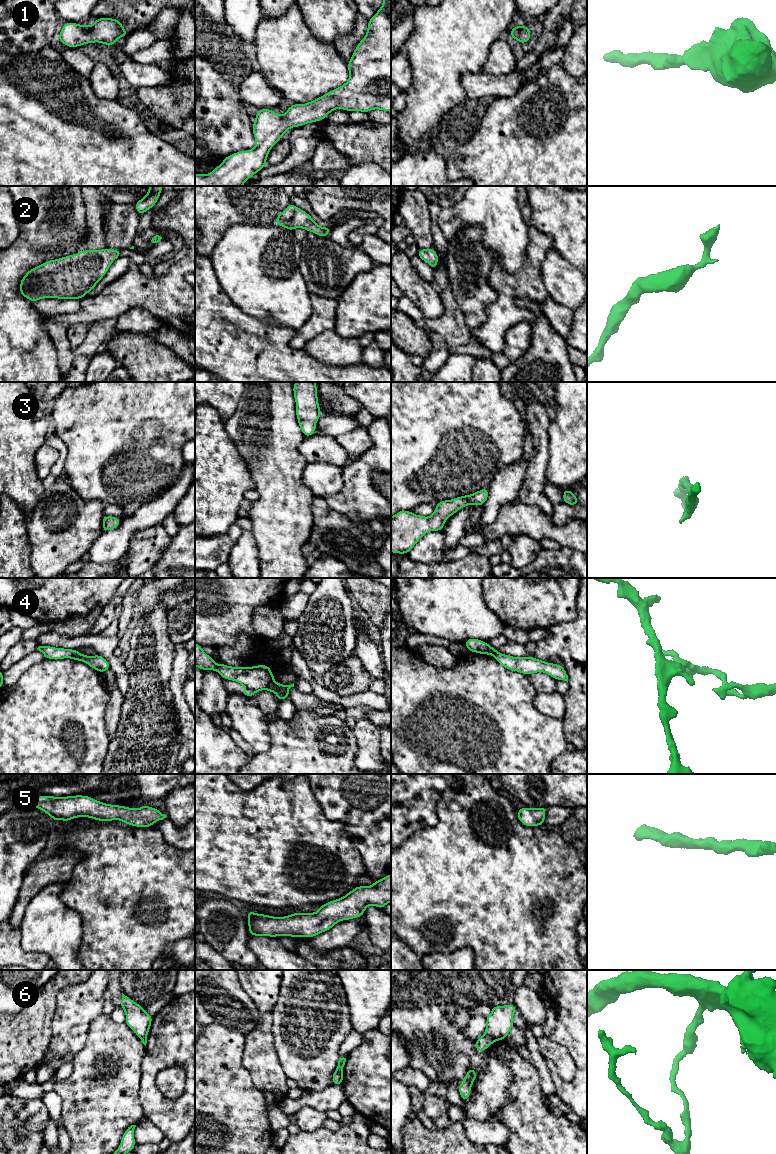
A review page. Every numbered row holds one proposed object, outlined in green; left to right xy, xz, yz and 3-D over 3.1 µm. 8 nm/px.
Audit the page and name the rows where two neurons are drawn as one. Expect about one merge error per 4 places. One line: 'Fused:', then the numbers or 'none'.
Fused: 4, 6

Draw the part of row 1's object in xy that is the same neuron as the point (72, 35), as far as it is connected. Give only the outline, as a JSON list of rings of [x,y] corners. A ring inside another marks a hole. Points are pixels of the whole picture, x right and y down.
[[[96,18],[92,26],[66,22],[59,33],[58,39],[70,48],[95,42],[112,47],[120,37],[127,37],[127,35],[128,33],[120,20]]]

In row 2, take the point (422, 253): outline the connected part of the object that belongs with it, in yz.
[[[432,247],[429,249],[419,249],[417,256],[429,264],[433,270],[436,269],[439,257]]]

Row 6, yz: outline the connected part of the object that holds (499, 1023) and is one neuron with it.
[[[514,1004],[492,1006],[491,1013],[486,1017],[485,1035],[494,1041],[505,1040],[514,1026],[513,1015],[516,1011]]]

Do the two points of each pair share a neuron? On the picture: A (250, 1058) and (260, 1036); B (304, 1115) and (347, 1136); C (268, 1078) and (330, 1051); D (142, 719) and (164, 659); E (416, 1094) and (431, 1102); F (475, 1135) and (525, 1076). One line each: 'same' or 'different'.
A: same
B: different
C: different
D: same
E: same
F: different

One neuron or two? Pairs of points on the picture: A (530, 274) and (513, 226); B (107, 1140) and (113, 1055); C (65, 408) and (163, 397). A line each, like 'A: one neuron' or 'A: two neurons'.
A: two neurons
B: one neuron
C: one neuron

